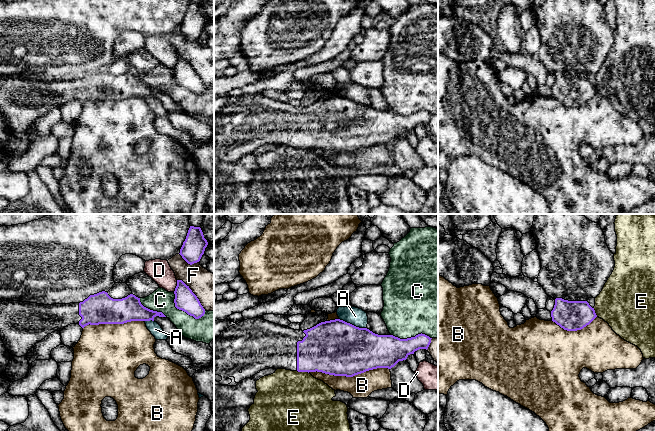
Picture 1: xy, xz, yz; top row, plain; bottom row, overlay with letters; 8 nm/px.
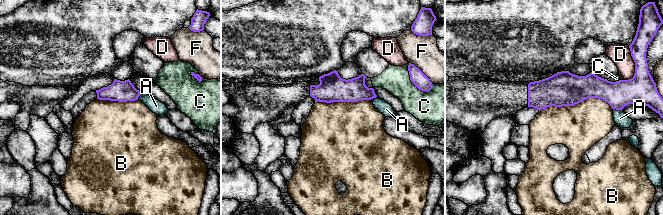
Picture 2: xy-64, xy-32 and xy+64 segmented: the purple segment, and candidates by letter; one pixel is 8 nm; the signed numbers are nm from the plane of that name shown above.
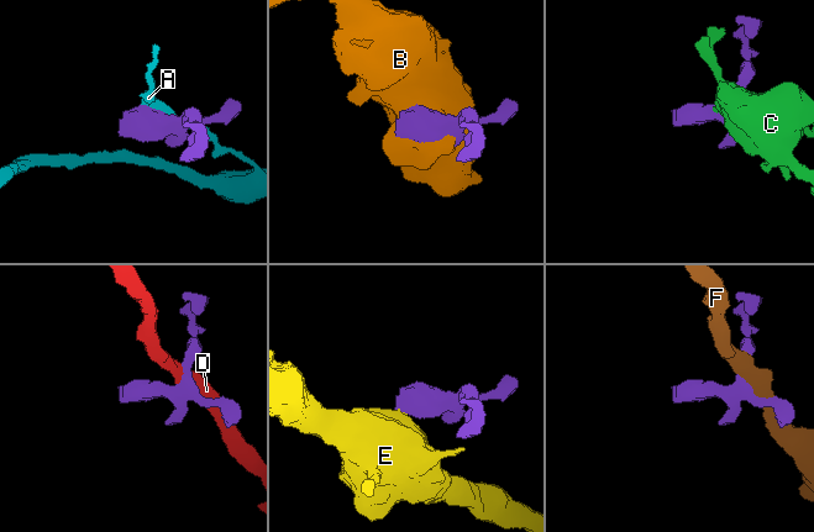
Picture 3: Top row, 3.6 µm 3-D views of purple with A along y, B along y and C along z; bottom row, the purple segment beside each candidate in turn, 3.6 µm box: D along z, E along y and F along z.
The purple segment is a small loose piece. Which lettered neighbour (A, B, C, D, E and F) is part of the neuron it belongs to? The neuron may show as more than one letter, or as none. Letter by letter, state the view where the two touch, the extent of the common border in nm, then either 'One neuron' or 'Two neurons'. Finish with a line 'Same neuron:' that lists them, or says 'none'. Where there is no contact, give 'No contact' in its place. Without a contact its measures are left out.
A: Touches purple in xz. Shared border 240 nm. Two neurons
B: Touches purple in xz. Shared border 650 nm. Two neurons
C: Touches purple in xy. Shared border 320 nm. Two neurons
D: Touches purple in xy. Shared border 100 nm. Two neurons
E: Touches purple in xz. Shared border 100 nm. Two neurons
F: Touches purple in xy. Shared border 340 nm. Two neurons
Same neuron: none

